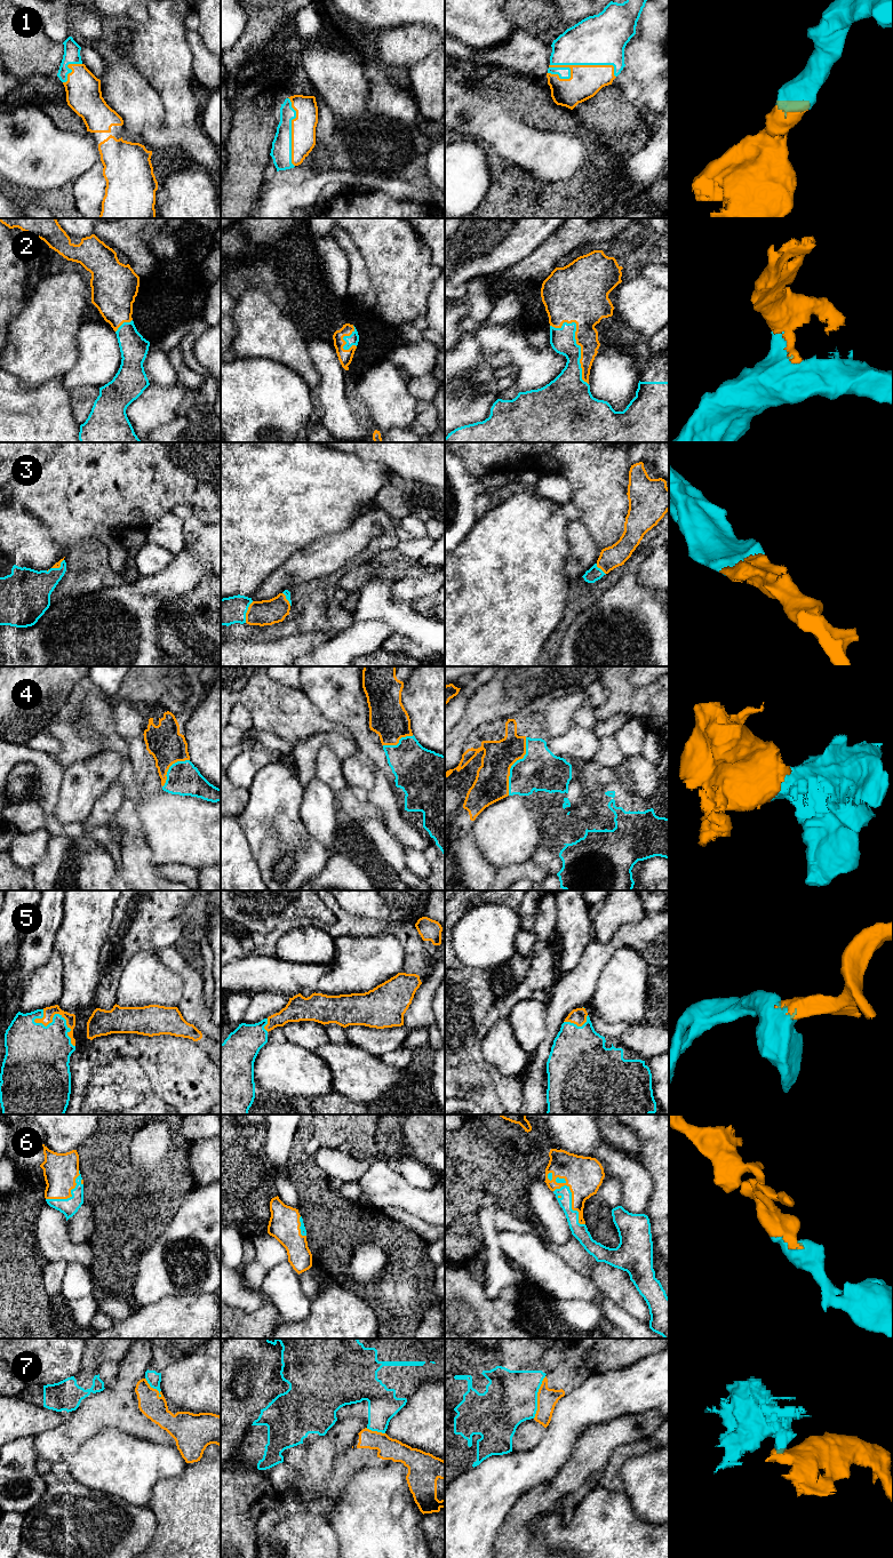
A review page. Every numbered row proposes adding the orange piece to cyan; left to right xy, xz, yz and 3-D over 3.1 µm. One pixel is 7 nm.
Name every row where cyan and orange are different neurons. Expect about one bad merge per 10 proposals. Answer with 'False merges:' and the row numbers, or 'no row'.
False merges: 7

